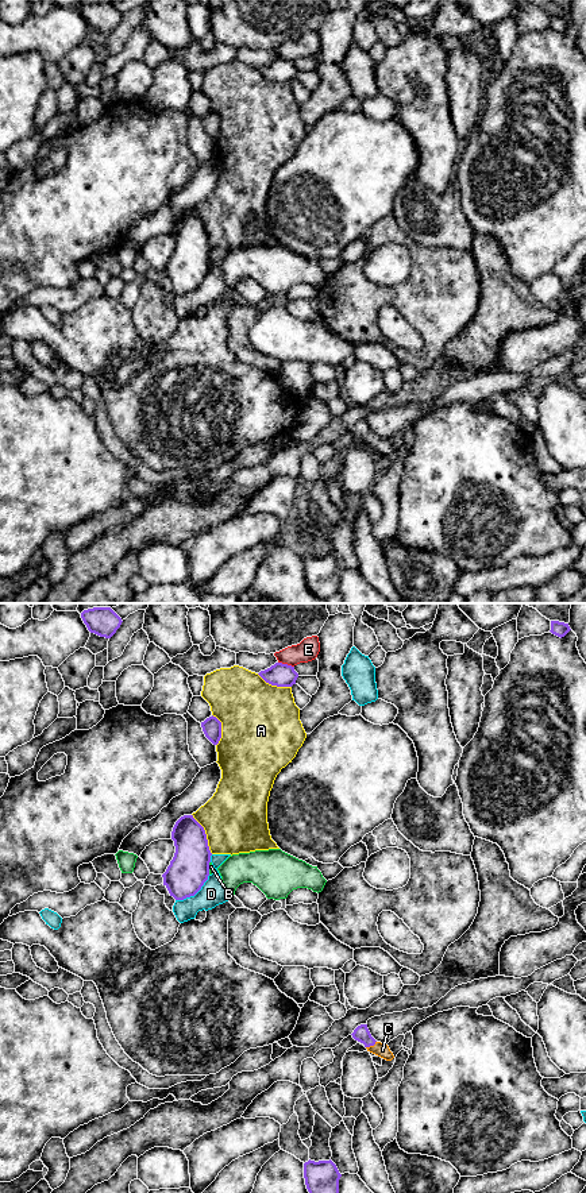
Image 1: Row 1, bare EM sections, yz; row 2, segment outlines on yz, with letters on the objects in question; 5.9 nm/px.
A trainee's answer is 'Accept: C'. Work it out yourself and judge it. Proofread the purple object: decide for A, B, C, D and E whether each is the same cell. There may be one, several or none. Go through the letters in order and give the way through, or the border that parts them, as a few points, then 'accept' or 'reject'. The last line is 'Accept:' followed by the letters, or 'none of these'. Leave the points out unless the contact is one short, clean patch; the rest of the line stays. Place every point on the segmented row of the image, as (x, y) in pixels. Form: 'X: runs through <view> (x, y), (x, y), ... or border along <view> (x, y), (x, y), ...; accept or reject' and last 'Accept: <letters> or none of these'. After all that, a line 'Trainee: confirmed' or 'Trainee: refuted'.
A: reject
B: reject
C: runs through yz (361, 1034), (371, 1045), (382, 1050); accept
D: reject
E: reject
Accept: C
Trainee: confirmed

